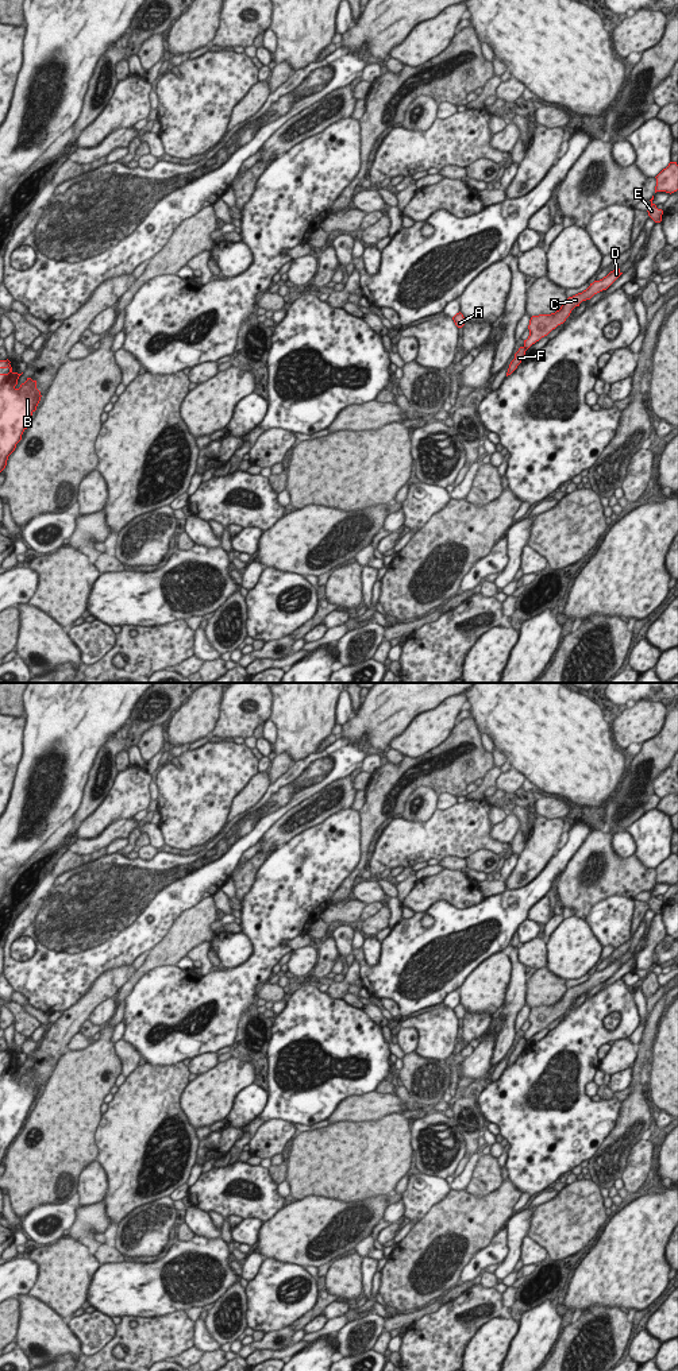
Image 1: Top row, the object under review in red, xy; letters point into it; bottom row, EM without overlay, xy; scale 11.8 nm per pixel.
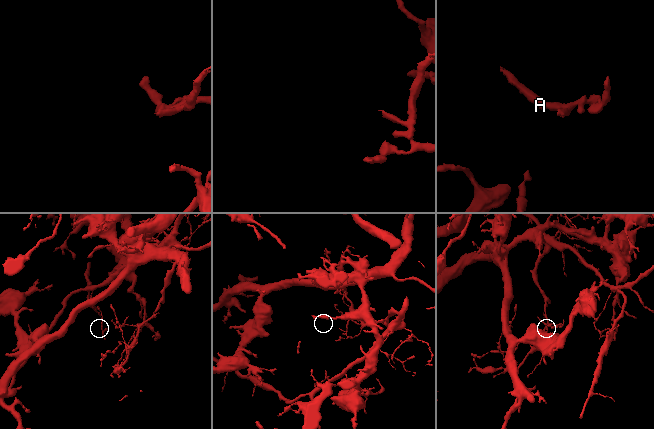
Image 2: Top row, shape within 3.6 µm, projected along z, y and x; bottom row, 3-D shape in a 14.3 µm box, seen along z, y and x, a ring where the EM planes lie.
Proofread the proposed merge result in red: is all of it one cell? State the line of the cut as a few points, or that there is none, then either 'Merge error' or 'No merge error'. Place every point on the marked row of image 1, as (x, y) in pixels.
Split along xy (524, 346), (526, 350). Merge error

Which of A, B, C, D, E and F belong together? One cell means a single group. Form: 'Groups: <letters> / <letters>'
Groups: A B C D E / F

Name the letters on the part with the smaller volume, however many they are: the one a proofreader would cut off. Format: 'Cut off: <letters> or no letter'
Cut off: F

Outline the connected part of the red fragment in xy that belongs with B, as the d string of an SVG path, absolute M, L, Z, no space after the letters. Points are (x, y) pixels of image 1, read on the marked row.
M8 359L0 360L0 368L9 368L8 374L0 374L0 472L22 440L42 397L36 381L31 378L27 378L19 389L15 387L22 374L14 372L9 363Z

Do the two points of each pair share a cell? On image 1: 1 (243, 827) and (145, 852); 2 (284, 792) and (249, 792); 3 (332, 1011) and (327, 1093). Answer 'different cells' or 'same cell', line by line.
1: different cells
2: different cells
3: same cell

